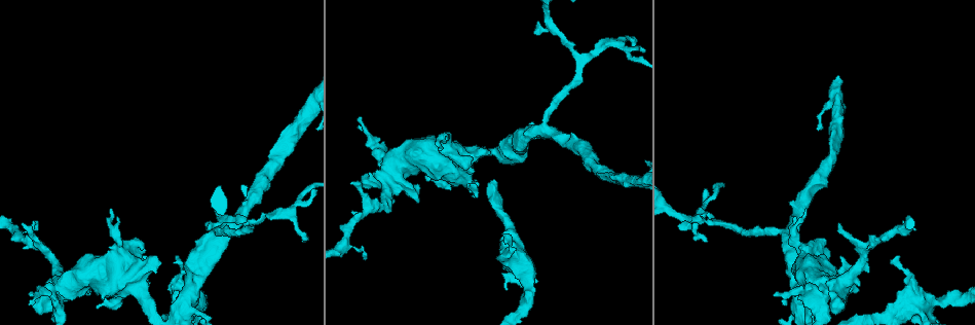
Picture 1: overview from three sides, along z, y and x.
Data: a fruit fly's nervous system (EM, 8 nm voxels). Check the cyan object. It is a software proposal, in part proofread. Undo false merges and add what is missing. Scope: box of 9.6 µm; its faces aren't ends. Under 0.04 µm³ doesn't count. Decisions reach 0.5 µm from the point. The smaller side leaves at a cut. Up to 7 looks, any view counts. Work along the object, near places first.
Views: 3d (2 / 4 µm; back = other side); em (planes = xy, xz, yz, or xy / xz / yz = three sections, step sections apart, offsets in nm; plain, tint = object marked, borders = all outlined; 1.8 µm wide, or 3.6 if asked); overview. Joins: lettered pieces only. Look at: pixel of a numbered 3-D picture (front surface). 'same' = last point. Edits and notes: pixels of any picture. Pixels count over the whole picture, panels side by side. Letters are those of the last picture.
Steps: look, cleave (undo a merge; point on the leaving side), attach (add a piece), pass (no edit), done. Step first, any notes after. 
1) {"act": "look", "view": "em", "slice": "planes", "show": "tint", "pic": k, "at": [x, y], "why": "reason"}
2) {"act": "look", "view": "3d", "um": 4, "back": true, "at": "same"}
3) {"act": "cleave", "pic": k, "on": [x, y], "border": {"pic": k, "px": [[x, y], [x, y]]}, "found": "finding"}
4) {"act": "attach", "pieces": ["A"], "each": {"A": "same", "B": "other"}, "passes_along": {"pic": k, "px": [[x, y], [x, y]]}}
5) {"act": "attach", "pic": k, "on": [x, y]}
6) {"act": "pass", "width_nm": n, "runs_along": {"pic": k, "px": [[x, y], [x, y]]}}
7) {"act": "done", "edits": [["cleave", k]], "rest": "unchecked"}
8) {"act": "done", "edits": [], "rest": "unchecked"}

{"act": "look", "view": "em", "slice": "planes", "show": "tint", "pic": 1, "at": [36, 227], "why": "tapers out"}

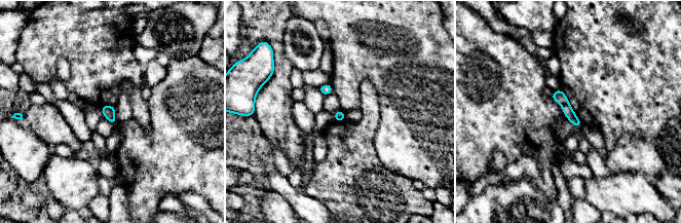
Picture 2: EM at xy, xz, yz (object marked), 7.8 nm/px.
{"act": "look", "view": "em", "slice": "planes", "show": "borders", "at": "same", "why": "what lies round it"}

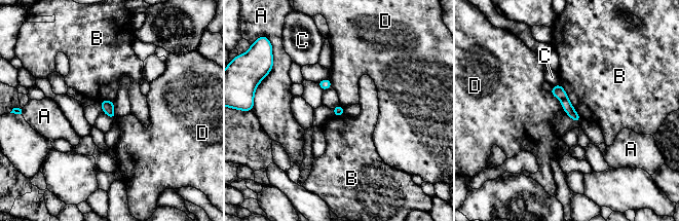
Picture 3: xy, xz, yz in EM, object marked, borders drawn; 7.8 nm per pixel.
{"act": "pass", "each": {"A": "other", "B": "other", "C": "other", "D": "other"}, "runs_along": {"pic": 3, "px": [[554, 89], [577, 118]]}, "found": "none of them fits"}

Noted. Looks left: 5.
{"act": "look", "view": "em", "um": 3.6, "slice": "planes", "show": "borders", "pic": 1, "at": [382, 179], "why": "thin arm on a thick one"}

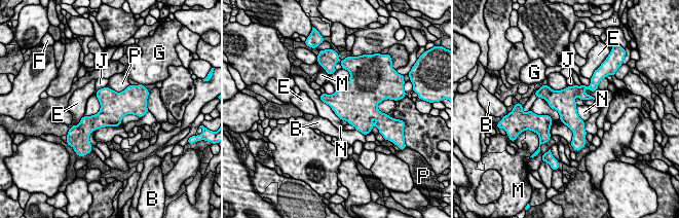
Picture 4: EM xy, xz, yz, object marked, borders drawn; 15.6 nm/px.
{"act": "pass", "each": {"B": "other", "E": "other", "F": "other", "G": "other", "J": "other", "M": "other", "N": "other", "P": "other"}, "border": {"pic": 4, "px": [[95, 95], [100, 110], [84, 116]]}, "found": "continuous, no second neuron"}

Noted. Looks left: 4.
{"act": "look", "view": "em", "um": 3.6, "slice": "planes", "show": "borders", "pic": 1, "at": [893, 261], "why": "branch stops here"}

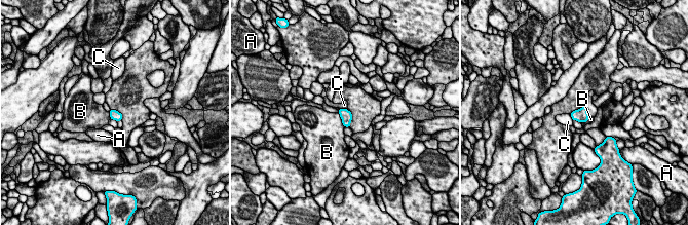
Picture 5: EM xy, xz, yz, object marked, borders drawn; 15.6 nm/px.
{"act": "pass", "each": {"A": "other", "B": "other", "C": "other"}, "border": {"pic": 5, "px": [[338, 112], [341, 122], [345, 126]]}, "found": "no lettered piece goes on from it"}

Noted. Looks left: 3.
{"act": "done", "edits": [], "rest": "unchecked"}

